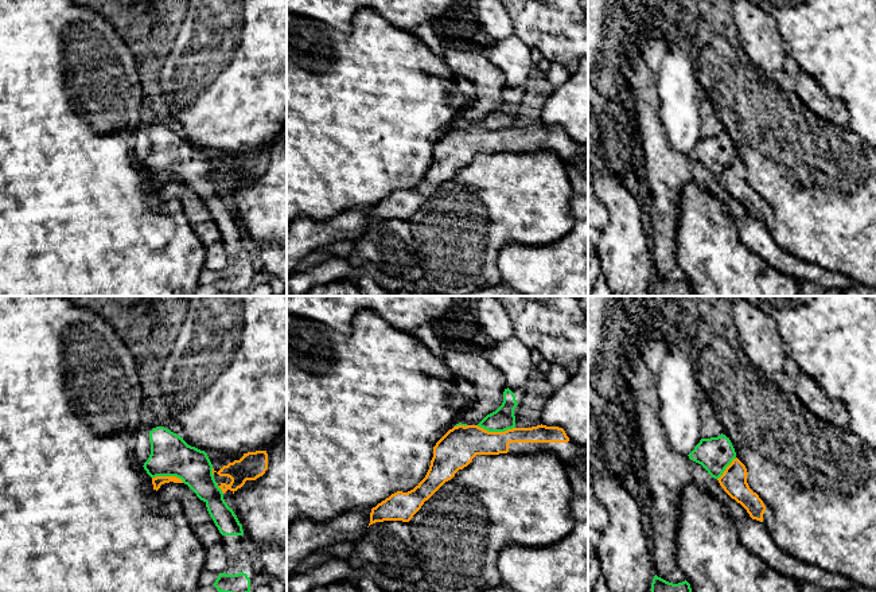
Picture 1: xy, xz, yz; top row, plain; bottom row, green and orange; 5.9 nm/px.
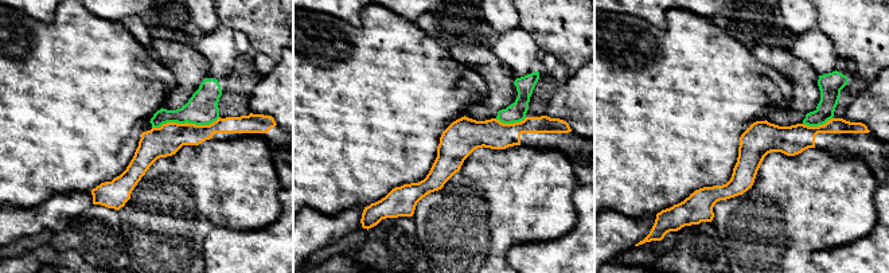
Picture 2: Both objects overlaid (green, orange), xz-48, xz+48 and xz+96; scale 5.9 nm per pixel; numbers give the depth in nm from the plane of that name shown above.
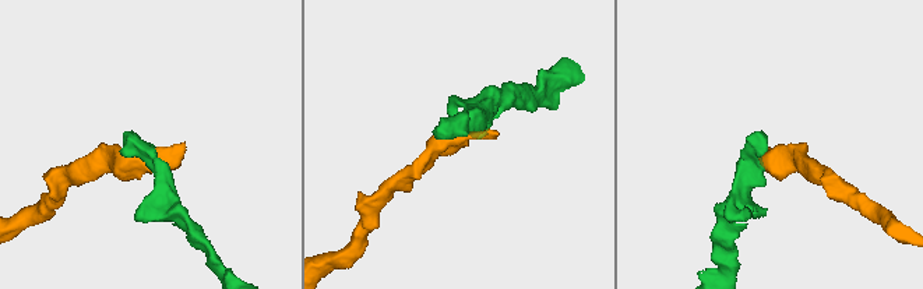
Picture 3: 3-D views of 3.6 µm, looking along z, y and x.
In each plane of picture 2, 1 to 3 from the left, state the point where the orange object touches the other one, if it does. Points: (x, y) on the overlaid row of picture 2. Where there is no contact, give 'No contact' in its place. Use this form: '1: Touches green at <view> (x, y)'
1: Touches green at xz-48 (186, 121)
2: Touches green at xz+48 (510, 123)
3: Touches green at xz+96 (817, 125)

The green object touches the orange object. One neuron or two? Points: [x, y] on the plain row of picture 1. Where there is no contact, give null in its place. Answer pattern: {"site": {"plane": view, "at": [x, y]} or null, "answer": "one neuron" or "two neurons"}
{"site": {"plane": "xz", "at": [495, 129]}, "answer": "two neurons"}

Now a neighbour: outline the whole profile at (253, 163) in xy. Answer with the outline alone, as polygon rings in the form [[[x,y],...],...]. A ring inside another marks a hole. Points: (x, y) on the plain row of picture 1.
[[[266,149],[244,152],[240,159],[223,164],[217,172],[231,178],[229,183],[221,182],[218,186],[225,192],[230,188],[233,192],[241,187],[246,179],[256,179],[268,168]]]

